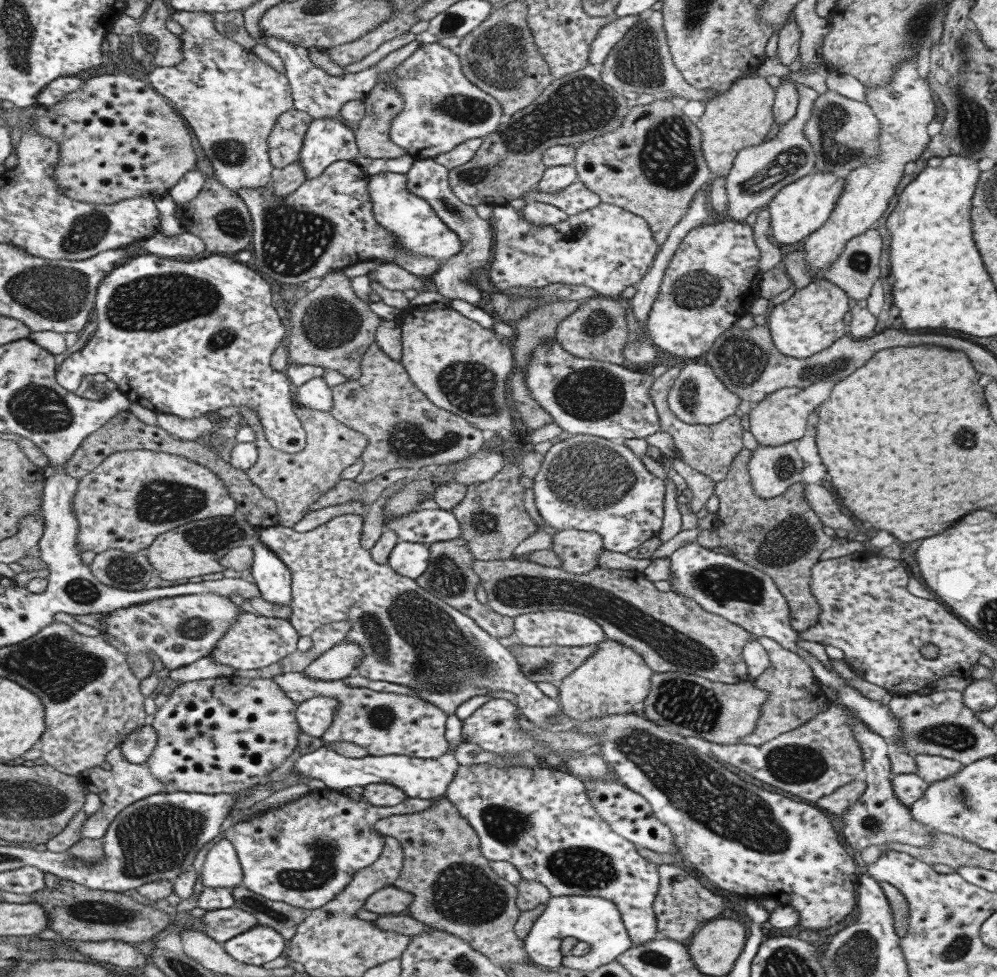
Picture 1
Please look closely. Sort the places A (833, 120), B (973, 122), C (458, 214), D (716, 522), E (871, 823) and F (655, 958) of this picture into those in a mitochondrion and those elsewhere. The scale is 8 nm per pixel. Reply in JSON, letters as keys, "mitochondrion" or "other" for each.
{"A":"mitochondrion","B":"mitochondrion","C":"mitochondrion","D":"other","E":"mitochondrion","F":"mitochondrion"}

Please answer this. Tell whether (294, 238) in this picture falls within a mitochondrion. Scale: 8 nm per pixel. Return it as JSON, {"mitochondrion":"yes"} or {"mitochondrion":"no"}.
{"mitochondrion":"yes"}

